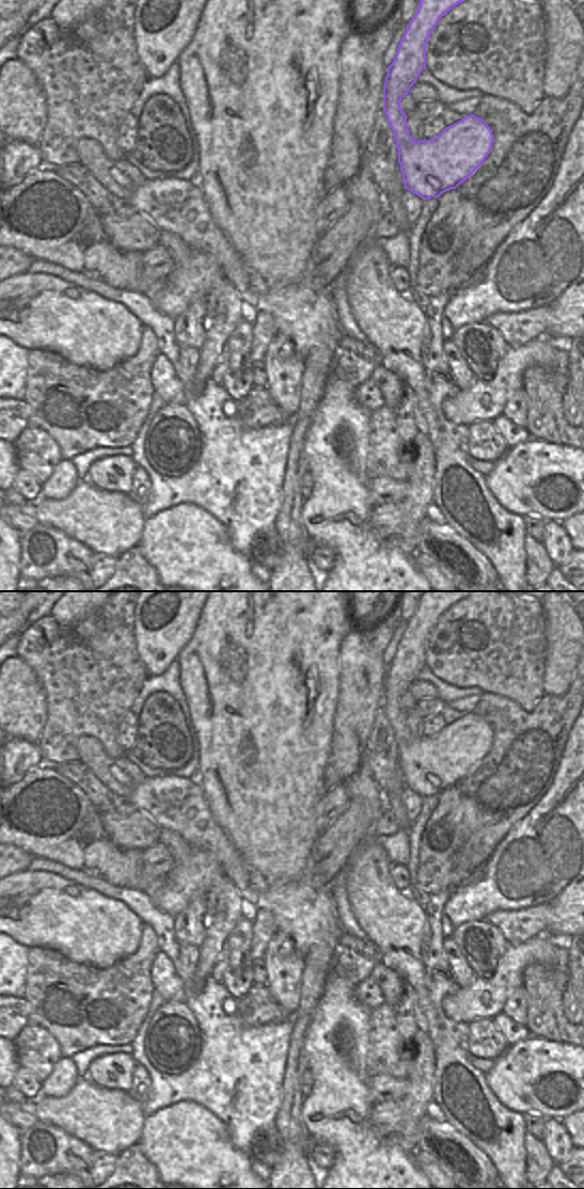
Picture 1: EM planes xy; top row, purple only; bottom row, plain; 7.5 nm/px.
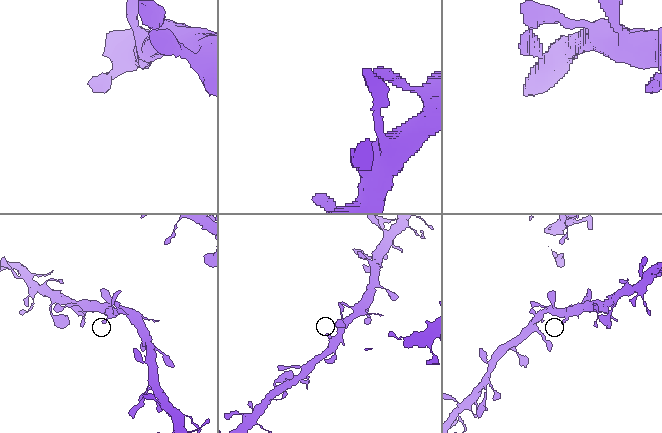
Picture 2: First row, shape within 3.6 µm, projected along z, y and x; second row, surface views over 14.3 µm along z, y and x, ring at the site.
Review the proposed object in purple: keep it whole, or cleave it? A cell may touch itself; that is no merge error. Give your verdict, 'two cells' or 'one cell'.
one cell

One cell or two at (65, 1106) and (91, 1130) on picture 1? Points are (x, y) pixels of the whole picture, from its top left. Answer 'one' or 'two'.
one

